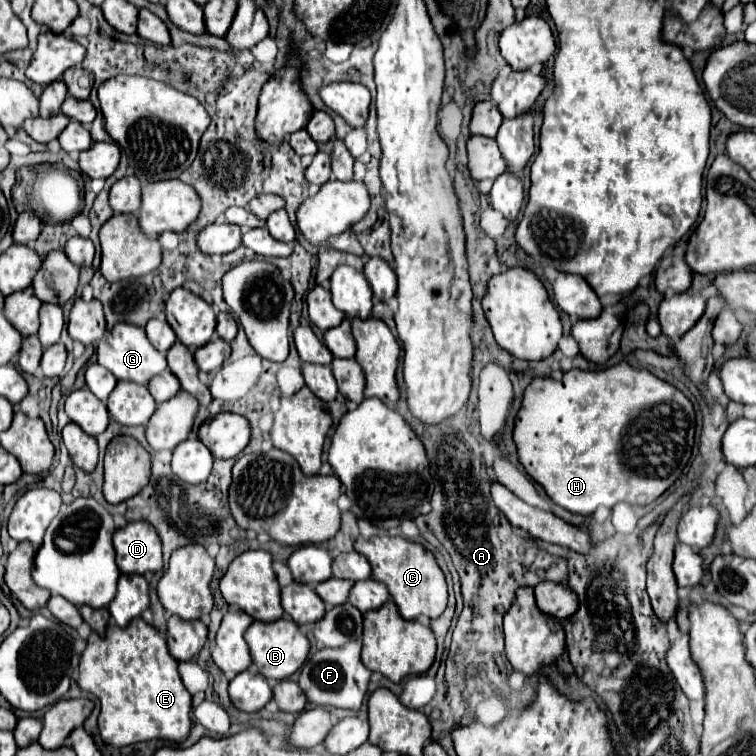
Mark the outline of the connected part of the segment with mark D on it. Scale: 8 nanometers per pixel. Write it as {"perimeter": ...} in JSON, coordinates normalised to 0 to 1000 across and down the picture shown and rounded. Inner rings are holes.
{"perimeter":[[[171,690],[165,698],[157,698],[149,709],[155,749],[163,759],[192,759],[210,757],[216,751],[213,738],[213,714],[192,690]]]}

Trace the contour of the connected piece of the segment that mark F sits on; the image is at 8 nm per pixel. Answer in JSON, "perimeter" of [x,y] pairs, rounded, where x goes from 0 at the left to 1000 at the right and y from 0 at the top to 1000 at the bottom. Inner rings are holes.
{"perimeter":[[[462,847],[462,852],[454,852],[451,857],[427,857],[417,862],[401,878],[396,892],[396,907],[403,915],[406,926],[419,934],[475,939],[491,897],[491,886],[480,881],[480,876],[475,873],[475,865],[478,865],[478,852],[467,847]]]}

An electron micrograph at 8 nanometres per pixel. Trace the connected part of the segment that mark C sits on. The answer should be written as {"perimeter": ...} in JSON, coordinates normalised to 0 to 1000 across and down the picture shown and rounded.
{"perimeter":[[[475,709],[467,722],[491,746],[491,765],[512,772],[517,791],[528,802],[536,820],[549,820],[554,815],[578,817],[591,802],[591,770],[586,754],[578,749],[575,735],[552,717],[541,717],[530,709]]]}

